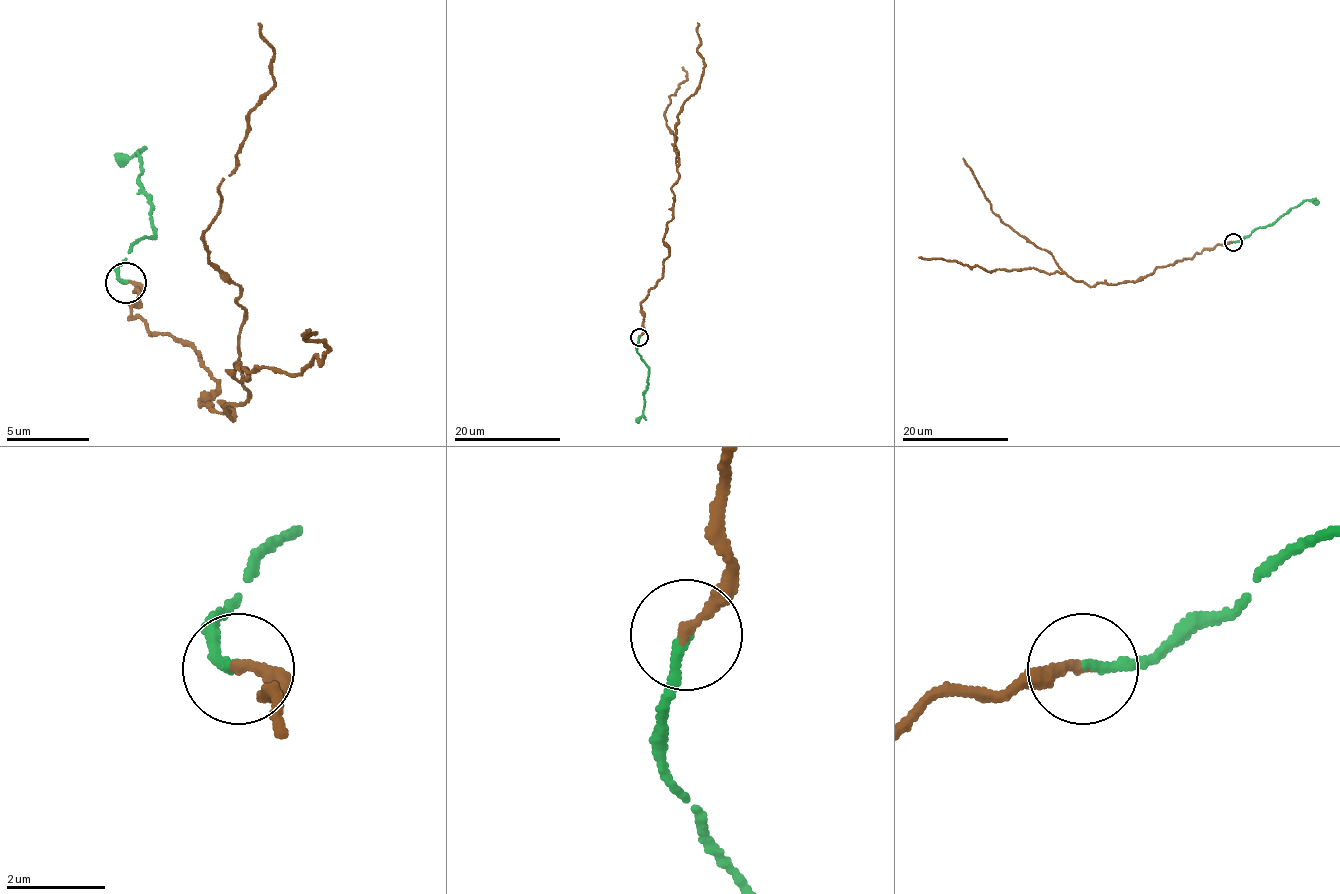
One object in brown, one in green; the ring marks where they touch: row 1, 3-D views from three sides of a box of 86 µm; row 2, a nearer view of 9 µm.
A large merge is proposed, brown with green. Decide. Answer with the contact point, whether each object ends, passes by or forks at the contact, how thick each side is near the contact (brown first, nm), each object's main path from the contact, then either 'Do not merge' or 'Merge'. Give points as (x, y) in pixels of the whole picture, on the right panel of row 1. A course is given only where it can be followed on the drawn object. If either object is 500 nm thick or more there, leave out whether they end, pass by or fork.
Place: (1233, 242). At the ring brown ends. At the ring green ends. Thickness 240 nm (brown) against 220 nm. Course of brown: (1233, 241), (1157, 267), (1137, 281), (1089, 287), (1071, 279), (1053, 256), (1019, 235), (992, 211), (963, 158). Course of green: (1233, 241), (1240, 241), (1257, 228), (1272, 225), (1305, 200), (1318, 204). Merge

